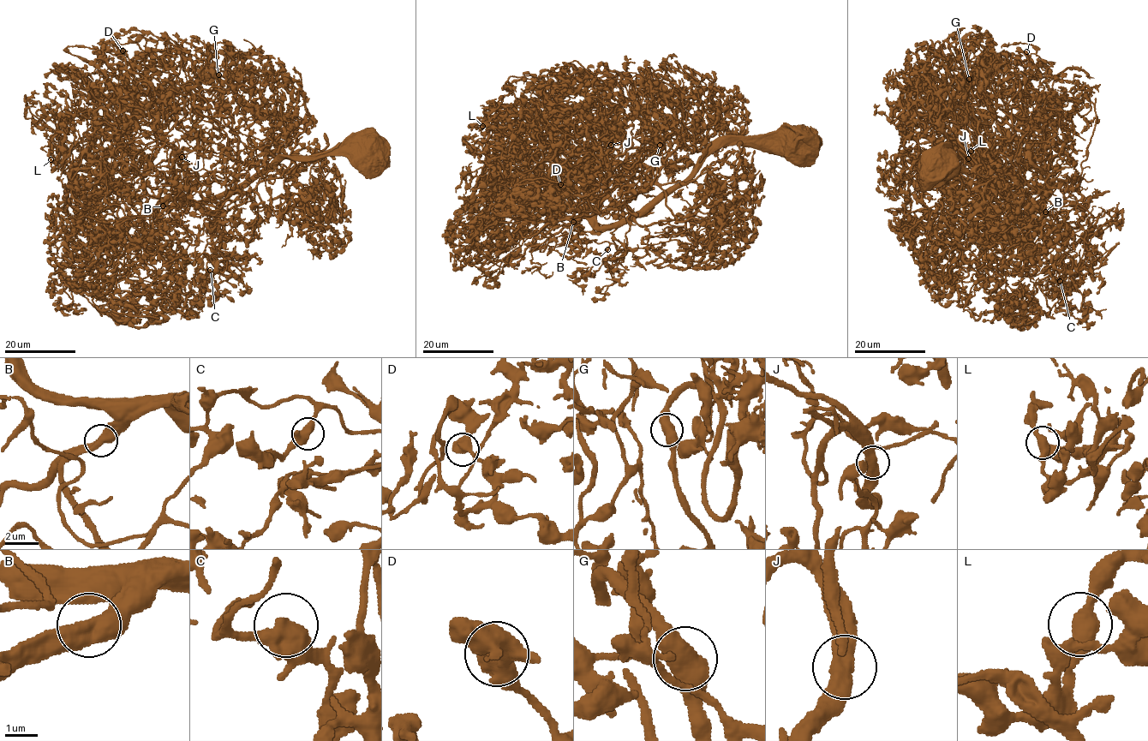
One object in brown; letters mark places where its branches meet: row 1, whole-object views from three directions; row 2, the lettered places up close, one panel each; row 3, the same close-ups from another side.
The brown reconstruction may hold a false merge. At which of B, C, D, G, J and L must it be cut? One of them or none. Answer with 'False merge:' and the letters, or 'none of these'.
False merge: none of these

